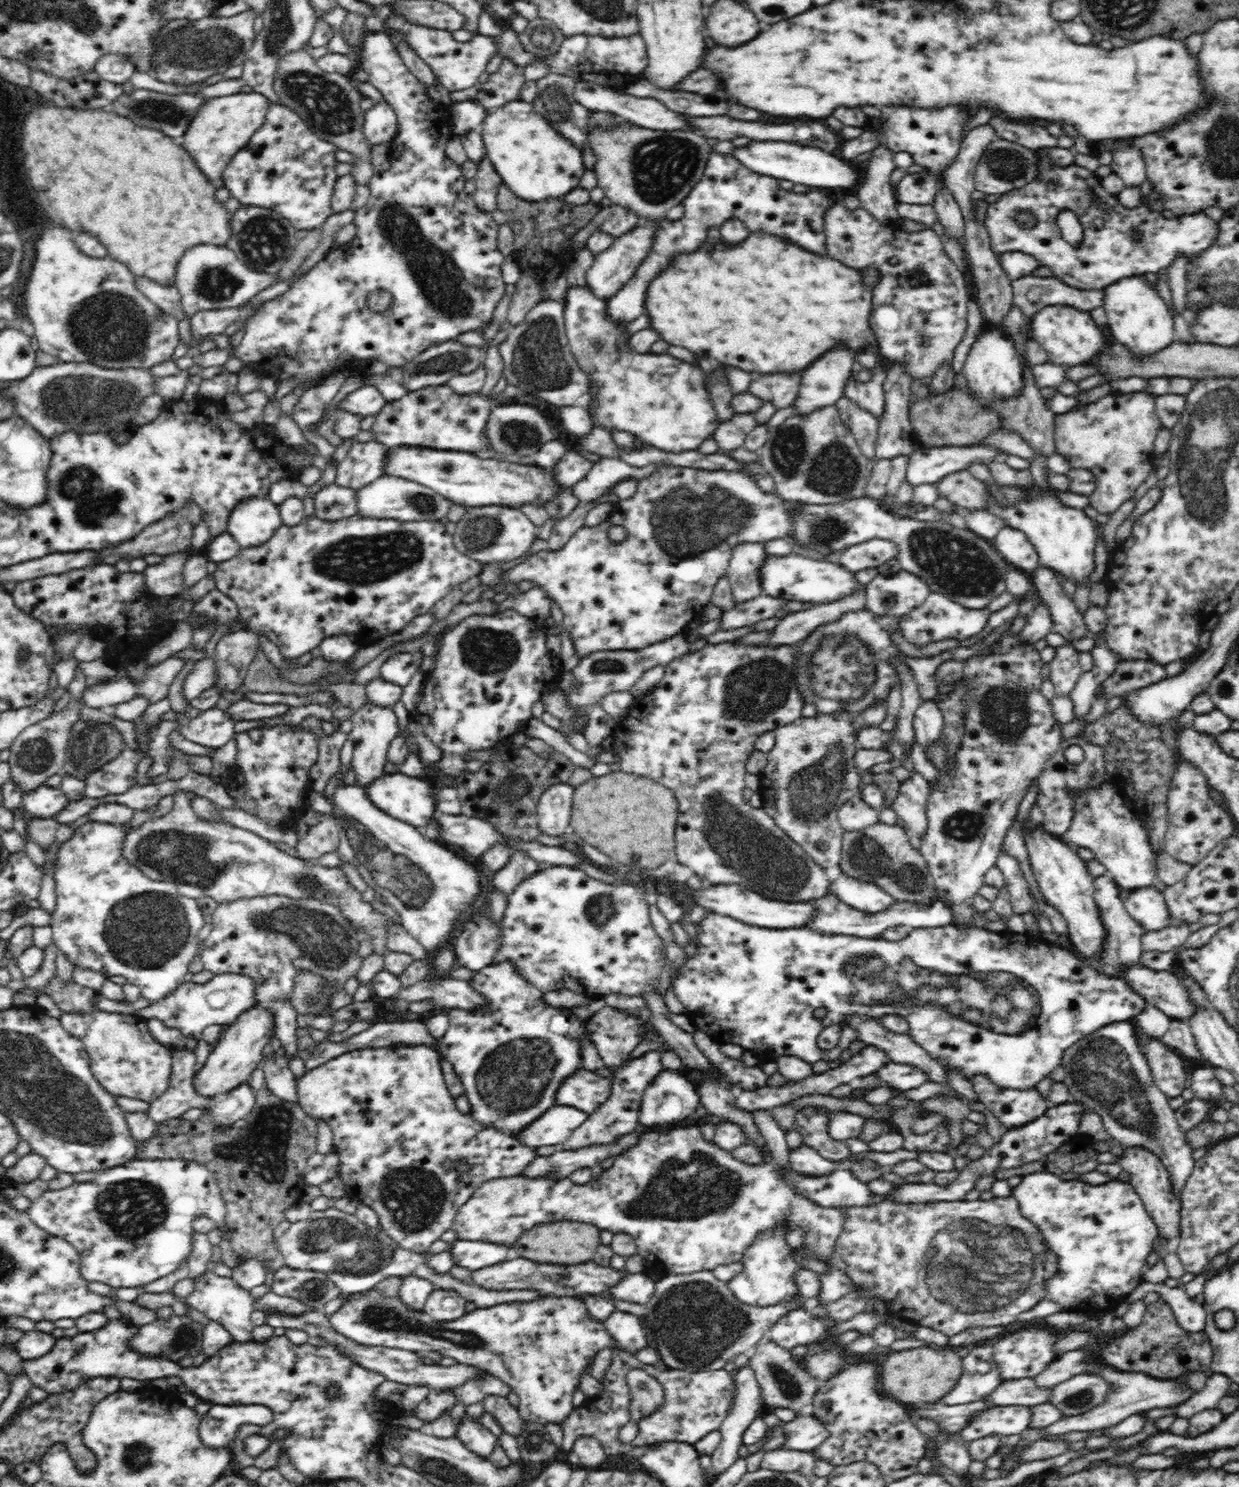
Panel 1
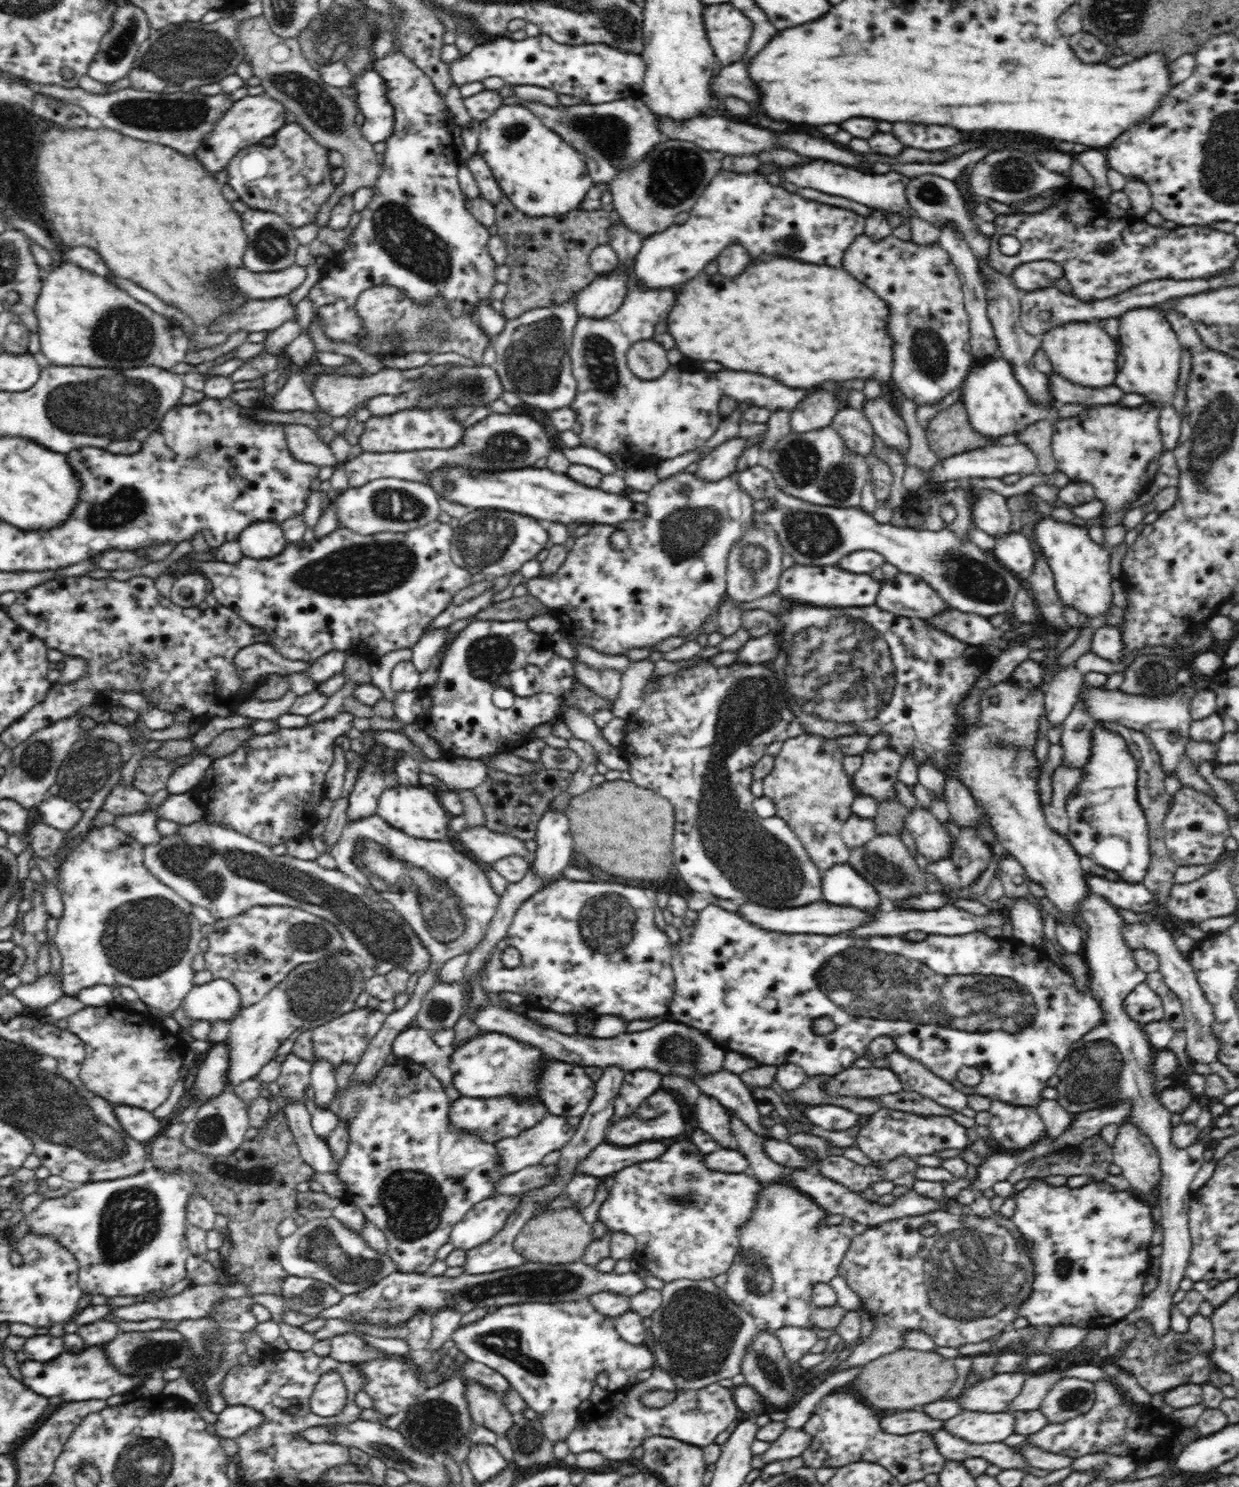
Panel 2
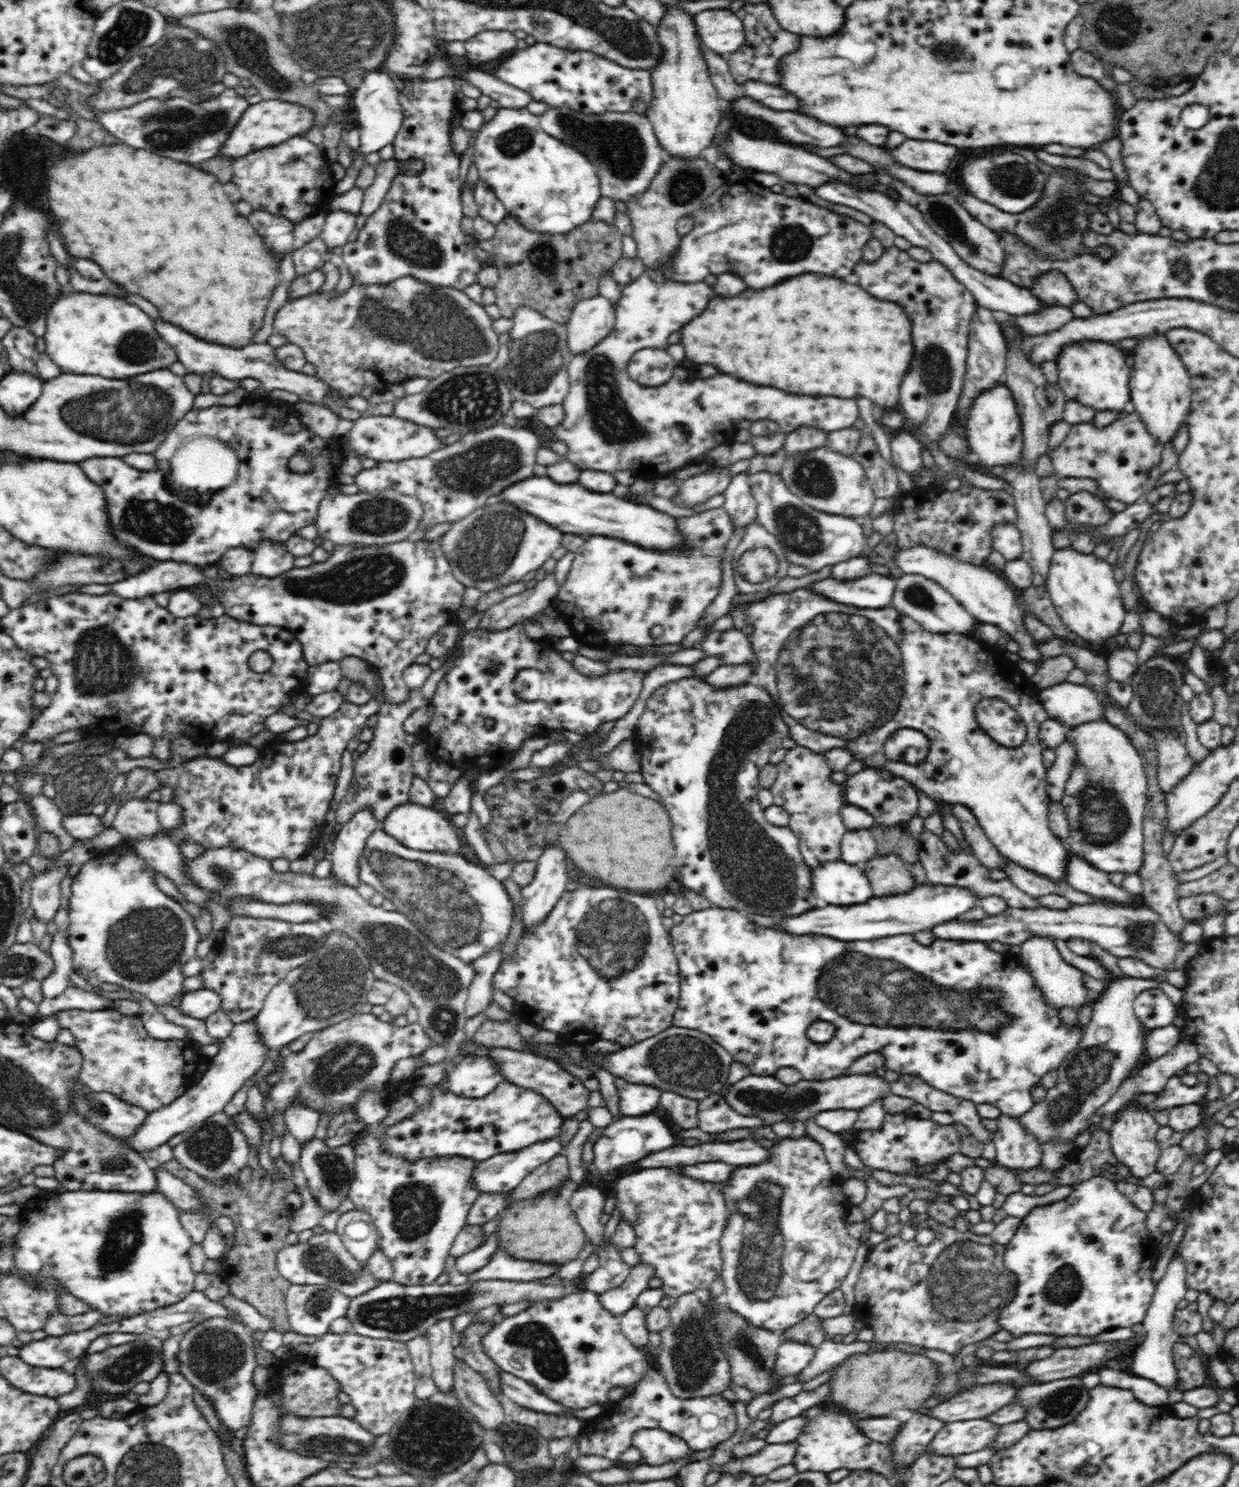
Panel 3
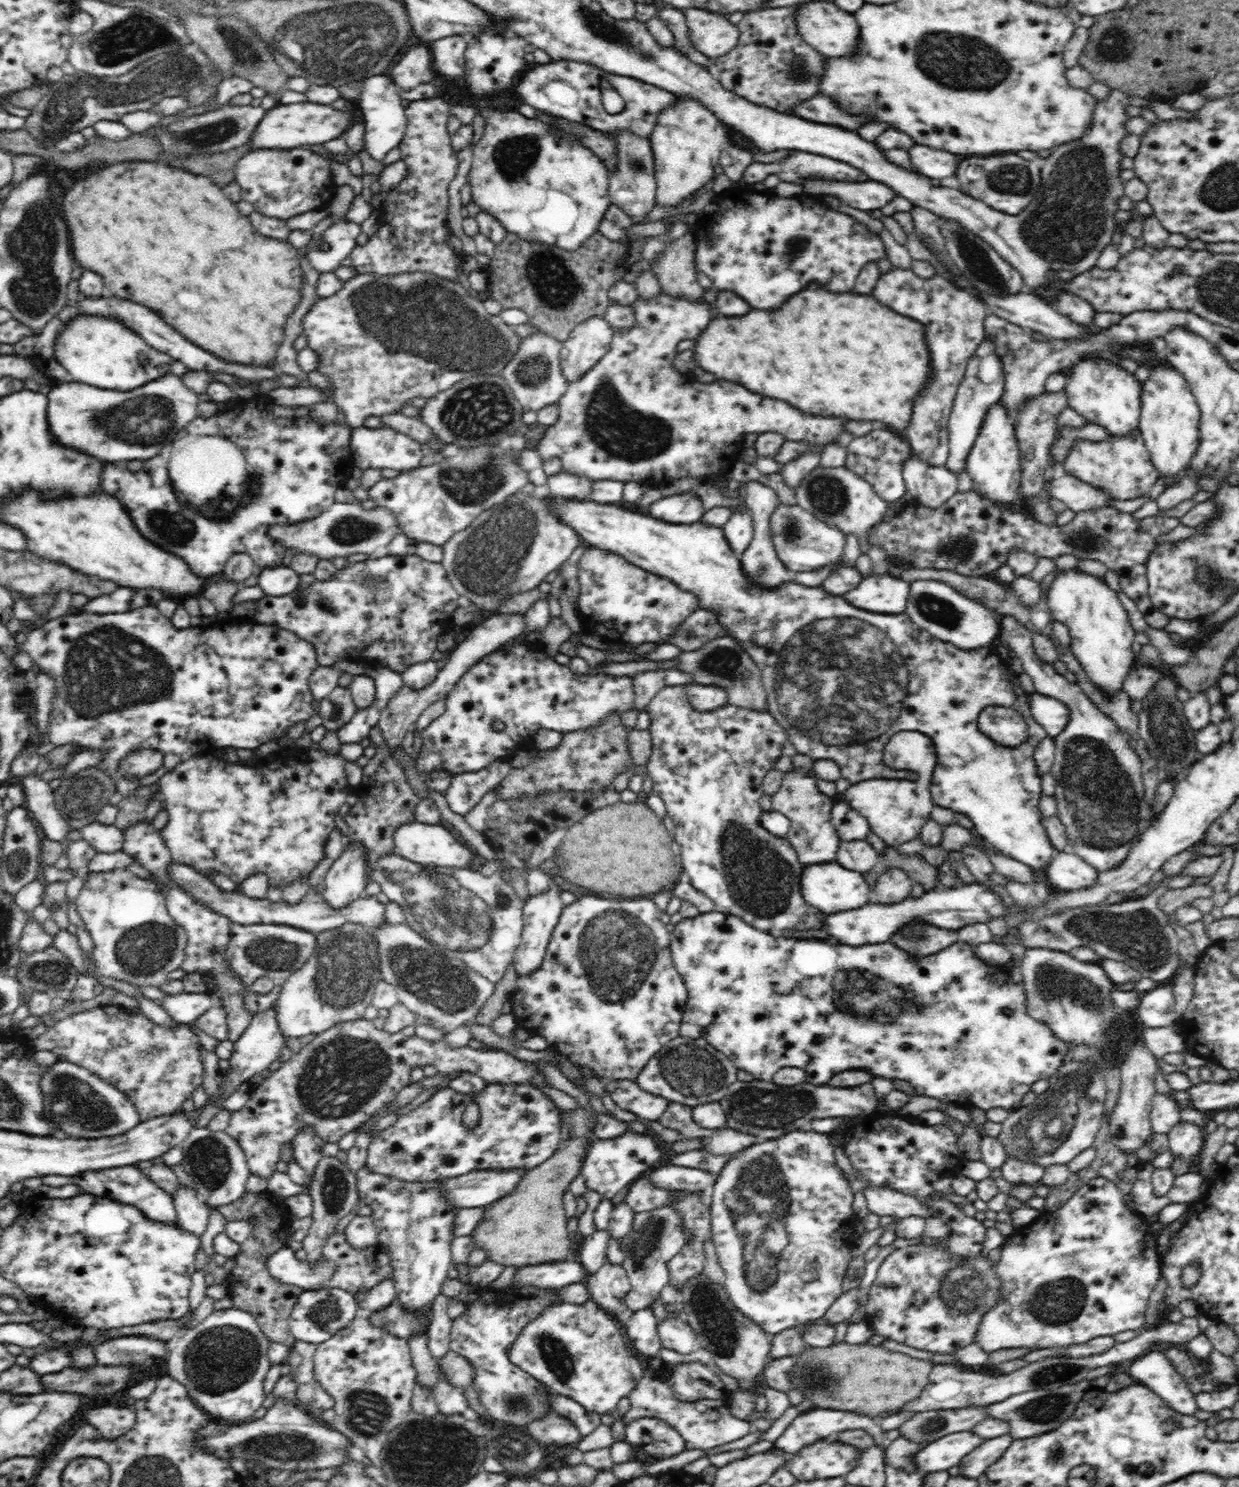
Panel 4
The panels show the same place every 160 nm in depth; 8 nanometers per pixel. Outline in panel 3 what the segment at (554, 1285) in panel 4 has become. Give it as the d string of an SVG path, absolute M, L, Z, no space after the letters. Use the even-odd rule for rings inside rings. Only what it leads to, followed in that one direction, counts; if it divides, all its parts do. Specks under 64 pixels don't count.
M498 1246L492 1260L484 1268L467 1275L467 1282L478 1282L478 1280L532 1282L532 1280L544 1280L554 1272L556 1272L556 1264L516 1260Z

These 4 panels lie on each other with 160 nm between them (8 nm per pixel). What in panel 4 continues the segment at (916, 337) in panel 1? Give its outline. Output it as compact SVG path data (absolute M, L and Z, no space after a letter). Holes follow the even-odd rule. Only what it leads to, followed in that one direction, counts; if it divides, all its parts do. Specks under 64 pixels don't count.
M894 268L883 275L880 274L880 277L876 280L876 286L872 290L872 295L882 304L888 305L894 312L917 320L918 323L924 325L924 338L928 345L931 368L934 372L932 372L932 382L918 396L918 400L913 406L912 419L905 430L903 438L911 446L912 454L915 457L919 457L922 462L930 466L944 467L949 455L949 432L947 427L955 396L959 385L964 379L970 358L985 340L984 324L988 310L984 306L984 302L975 299L967 291L957 289L950 281L946 281L944 277L934 274L932 278L924 280L911 269L904 271L904 269Z

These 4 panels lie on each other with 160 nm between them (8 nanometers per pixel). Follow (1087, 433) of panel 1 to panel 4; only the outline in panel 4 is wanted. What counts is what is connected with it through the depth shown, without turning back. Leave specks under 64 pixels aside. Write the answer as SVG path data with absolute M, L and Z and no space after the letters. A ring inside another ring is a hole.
M1140 428L1128 432L1126 436L1107 435L1100 442L1078 440L1074 442L1072 450L1068 452L1068 458L1062 465L1068 475L1100 488L1118 500L1134 500L1148 494L1159 478Z

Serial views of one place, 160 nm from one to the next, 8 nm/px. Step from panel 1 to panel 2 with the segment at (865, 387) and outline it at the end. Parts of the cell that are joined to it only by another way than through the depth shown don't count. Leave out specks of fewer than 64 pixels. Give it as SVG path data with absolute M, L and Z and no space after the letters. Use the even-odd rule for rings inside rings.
M881 395L879 399L865 400L862 411L887 447L899 452L902 457L908 454L908 429L893 404L886 402Z

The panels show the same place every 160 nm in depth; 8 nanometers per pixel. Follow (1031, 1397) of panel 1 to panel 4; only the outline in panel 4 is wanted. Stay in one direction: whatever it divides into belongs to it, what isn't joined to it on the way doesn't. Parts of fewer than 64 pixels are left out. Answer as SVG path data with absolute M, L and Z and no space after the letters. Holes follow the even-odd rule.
M968 1406L915 1413L897 1428L897 1432L912 1443L932 1444L947 1434L970 1431L976 1424L988 1418L986 1407Z

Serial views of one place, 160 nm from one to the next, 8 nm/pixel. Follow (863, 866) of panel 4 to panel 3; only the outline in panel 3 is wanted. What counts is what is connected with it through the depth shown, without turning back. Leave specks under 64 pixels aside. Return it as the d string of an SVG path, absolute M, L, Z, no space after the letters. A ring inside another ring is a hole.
M870 829L844 834L841 843L841 858L846 863L862 866L877 854L877 844Z

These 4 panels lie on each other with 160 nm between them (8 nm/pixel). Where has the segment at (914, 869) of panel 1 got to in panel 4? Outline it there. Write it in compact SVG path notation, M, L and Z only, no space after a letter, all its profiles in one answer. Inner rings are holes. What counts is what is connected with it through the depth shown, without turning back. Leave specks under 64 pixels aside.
M898 868L886 870L877 880L877 884L872 892L873 899L882 905L892 905L907 900L911 897L912 880L906 875L906 872Z

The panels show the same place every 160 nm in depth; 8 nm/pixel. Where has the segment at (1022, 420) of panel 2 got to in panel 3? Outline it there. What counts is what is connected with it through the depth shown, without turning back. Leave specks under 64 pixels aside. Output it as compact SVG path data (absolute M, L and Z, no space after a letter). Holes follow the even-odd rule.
M1005 383L979 393L966 418L965 430L971 452L978 456L980 467L985 474L998 475L998 468L1008 464L1018 464L1023 450L1022 421L1012 396L1012 391Z

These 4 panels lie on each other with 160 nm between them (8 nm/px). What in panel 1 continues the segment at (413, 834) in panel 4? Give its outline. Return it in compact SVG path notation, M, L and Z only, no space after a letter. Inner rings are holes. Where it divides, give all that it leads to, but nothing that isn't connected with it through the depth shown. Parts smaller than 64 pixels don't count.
M400 772L385 773L384 776L376 778L372 784L368 784L364 788L364 792L376 808L383 810L394 819L402 820L402 822L415 827L428 825L436 810L436 801L435 796L432 795L432 788L420 777L410 777Z

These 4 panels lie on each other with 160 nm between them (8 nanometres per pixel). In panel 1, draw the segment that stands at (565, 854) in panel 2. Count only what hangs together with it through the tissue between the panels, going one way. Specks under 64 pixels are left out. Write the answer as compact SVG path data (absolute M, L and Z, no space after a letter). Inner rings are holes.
M554 784L544 790L537 804L538 829L541 834L562 836L570 825L575 787Z

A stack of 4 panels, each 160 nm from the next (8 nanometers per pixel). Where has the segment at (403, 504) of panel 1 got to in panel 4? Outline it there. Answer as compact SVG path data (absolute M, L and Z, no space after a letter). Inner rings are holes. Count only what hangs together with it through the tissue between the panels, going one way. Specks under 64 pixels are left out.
M334 502L324 512L320 512L316 518L308 519L302 523L275 524L269 530L272 540L279 542L285 550L290 550L290 554L309 554L310 556L317 556L319 560L332 560L332 558L342 558L342 556L346 557L350 554L374 554L378 548L387 547L392 538L400 533L403 533L401 524L397 523L395 514L391 510L381 506L366 510L358 502Z

